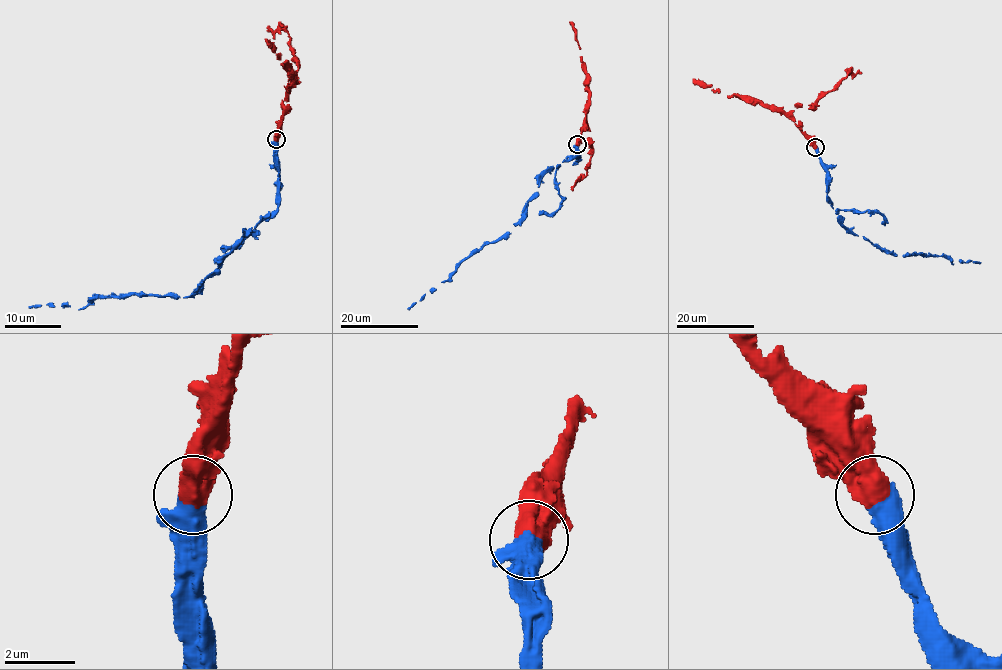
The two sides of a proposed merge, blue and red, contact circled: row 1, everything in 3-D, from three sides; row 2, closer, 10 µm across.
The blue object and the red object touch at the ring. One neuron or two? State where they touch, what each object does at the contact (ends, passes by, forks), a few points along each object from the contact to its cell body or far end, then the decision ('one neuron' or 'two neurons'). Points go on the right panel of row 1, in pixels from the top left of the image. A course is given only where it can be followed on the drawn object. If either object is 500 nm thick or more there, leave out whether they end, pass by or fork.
(815, 147) | blue via (815, 148), (826, 173), (826, 195), (846, 228), (894, 255), (945, 256), (953, 265), (980, 263) | red via (815, 148), (794, 122), (783, 114), (763, 103), (746, 102), (709, 86), (700, 86), (693, 78) | one neuron

